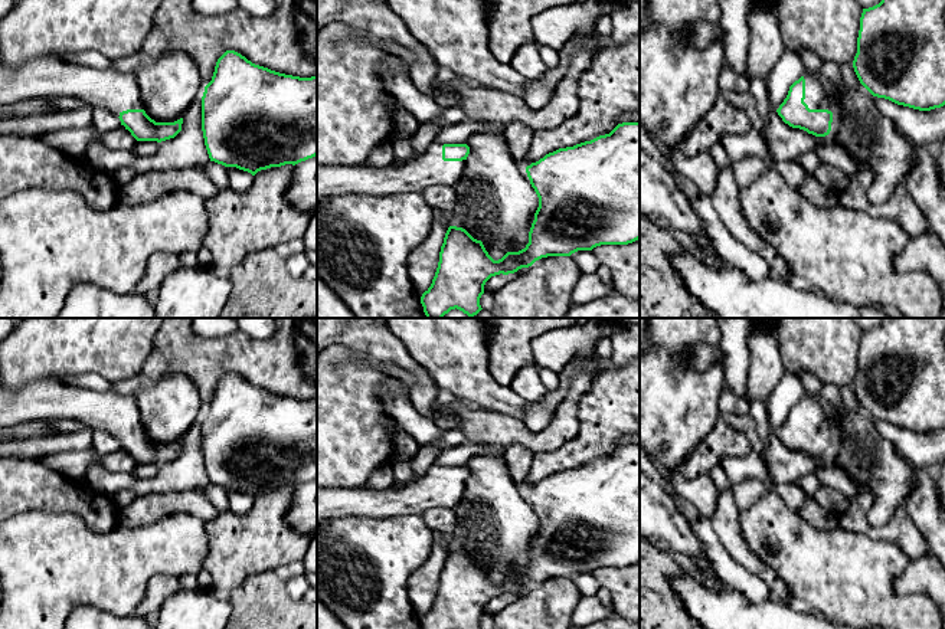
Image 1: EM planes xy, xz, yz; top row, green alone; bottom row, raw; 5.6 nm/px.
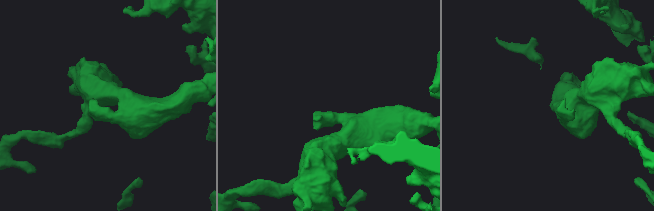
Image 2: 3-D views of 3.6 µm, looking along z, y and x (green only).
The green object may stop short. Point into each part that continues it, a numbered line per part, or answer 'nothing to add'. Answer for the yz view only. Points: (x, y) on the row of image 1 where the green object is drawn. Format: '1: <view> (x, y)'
1: yz (816, 95)

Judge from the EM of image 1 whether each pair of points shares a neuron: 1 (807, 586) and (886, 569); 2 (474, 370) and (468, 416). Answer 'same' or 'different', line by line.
1: same
2: different

